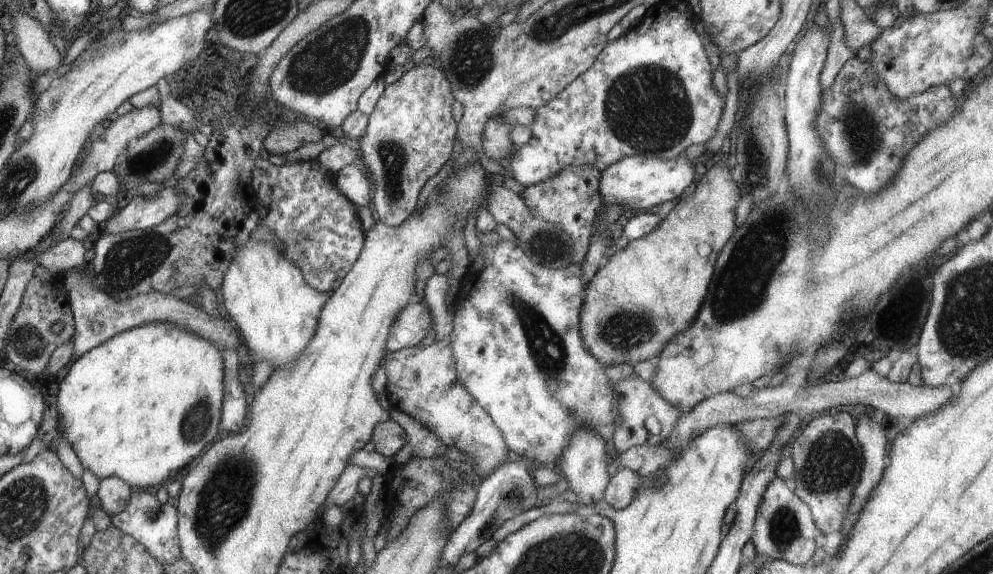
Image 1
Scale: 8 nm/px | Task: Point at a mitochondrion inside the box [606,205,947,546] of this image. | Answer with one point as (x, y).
(831, 463)

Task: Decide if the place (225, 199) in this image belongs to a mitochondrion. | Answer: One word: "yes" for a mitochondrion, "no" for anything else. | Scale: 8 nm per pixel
no

